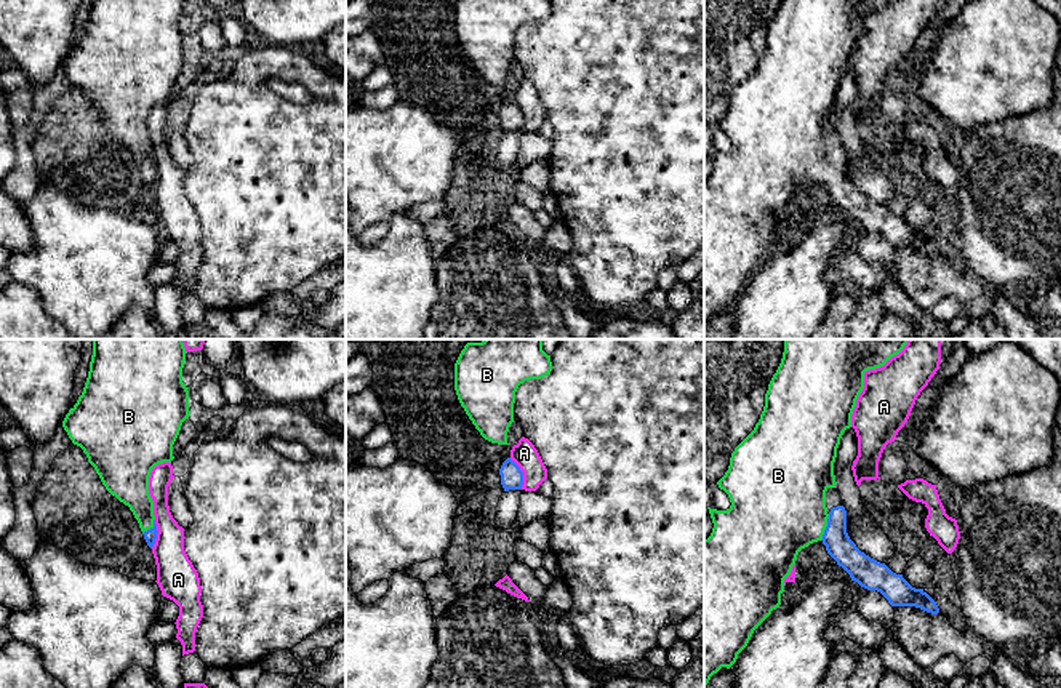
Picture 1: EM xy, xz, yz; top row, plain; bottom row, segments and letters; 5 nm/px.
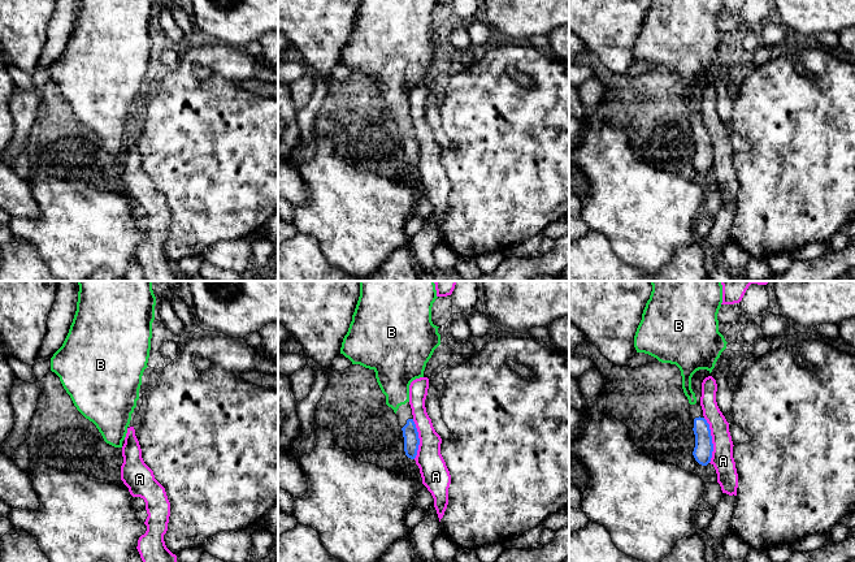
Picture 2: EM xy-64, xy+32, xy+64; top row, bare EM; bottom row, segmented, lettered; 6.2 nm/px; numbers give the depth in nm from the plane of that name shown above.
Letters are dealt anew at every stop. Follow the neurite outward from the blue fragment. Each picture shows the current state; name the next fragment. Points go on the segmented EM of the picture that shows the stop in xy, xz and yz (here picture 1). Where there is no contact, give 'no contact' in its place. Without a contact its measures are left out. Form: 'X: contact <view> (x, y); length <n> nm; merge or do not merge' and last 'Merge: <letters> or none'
A: contact xz (522, 474); length 170 nm; do not merge
B: contact yz (826, 527); length 140 nm; merge
Merge: B

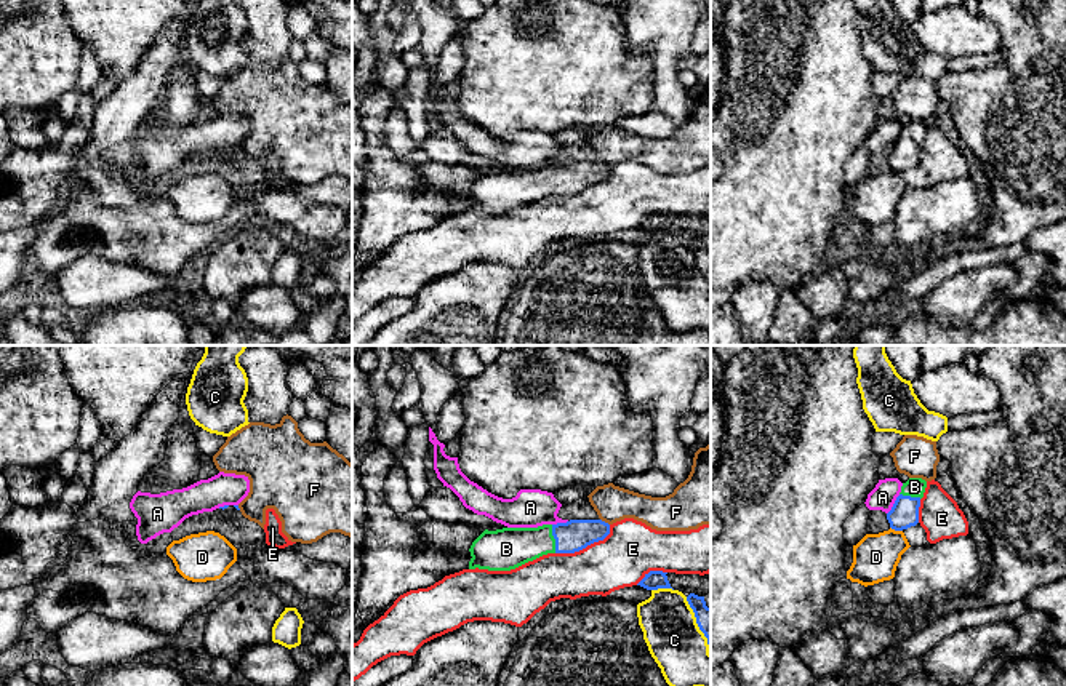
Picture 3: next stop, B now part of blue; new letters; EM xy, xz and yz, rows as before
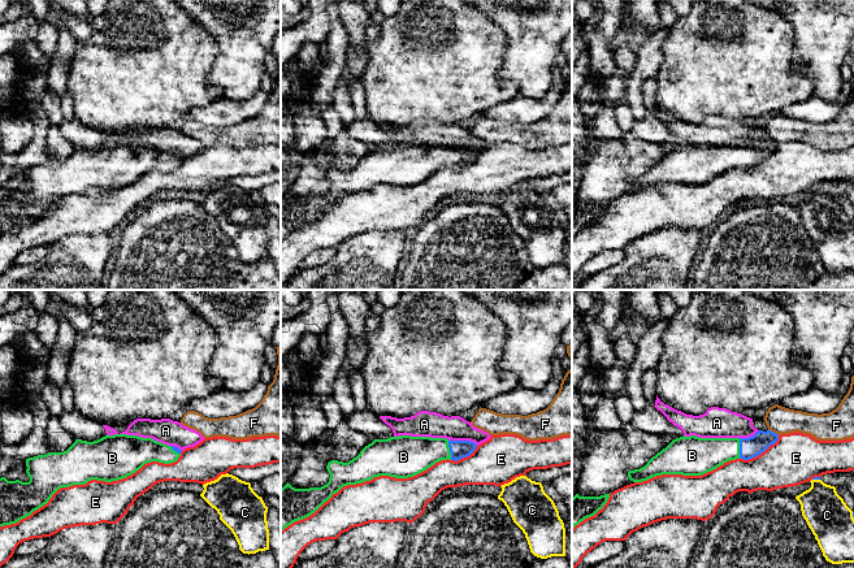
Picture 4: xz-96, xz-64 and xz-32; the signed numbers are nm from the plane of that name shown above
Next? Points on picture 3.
A: contact yz (893, 504); length 120 nm; do not merge
B: contact xz (554, 538); length 150 nm; merge
C: contact xz (661, 587); length 110 nm; do not merge
D: contact yz (897, 530); length 70 nm; do not merge
E: contact xz (586, 546); length 320 nm; do not merge
F: contact xz (604, 522); length 60 nm; do not merge
Merge: B

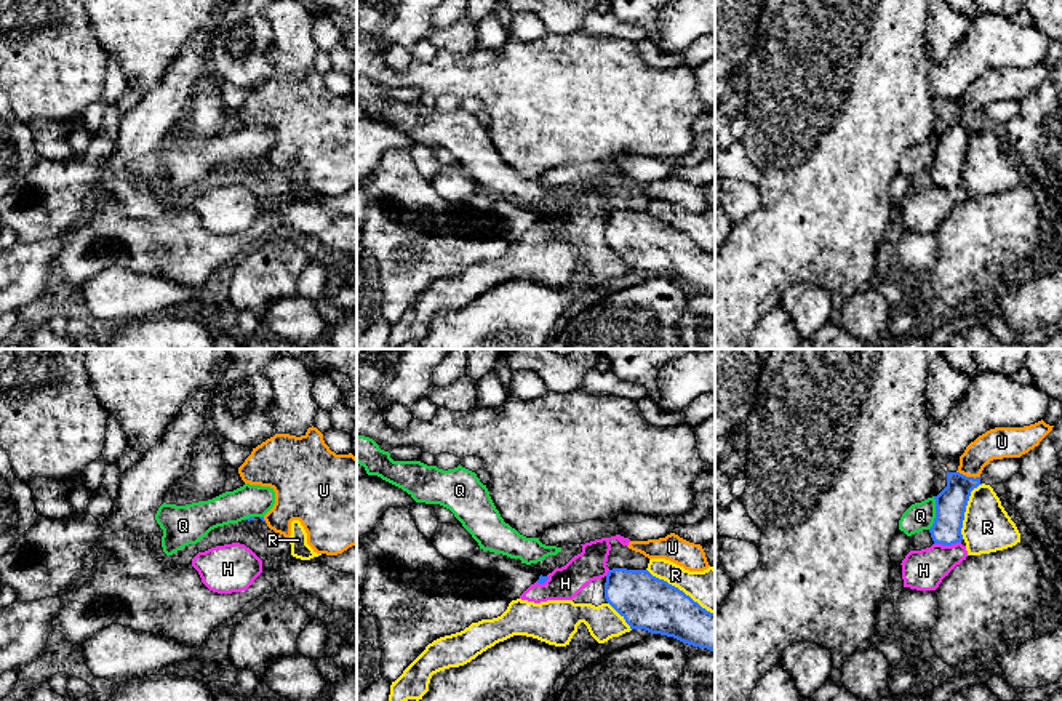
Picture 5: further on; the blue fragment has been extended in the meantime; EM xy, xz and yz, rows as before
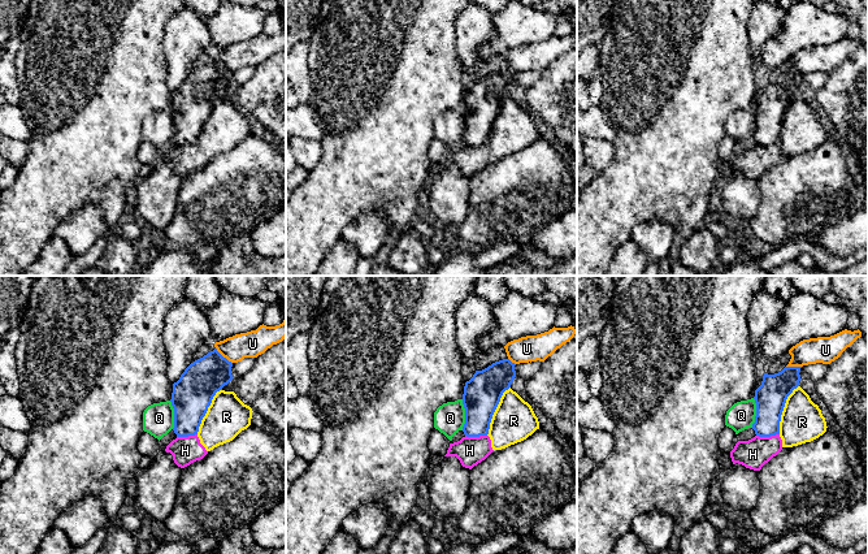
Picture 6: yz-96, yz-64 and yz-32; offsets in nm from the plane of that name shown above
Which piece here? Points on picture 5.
H: contact yz (947, 544); length 140 nm; do not merge
Q: contact yz (936, 512); length 170 nm; do not merge
R: contact xz (678, 589); length 420 nm; do not merge
U: contact yz (968, 477); length 120 nm; do not merge
Merge: none

